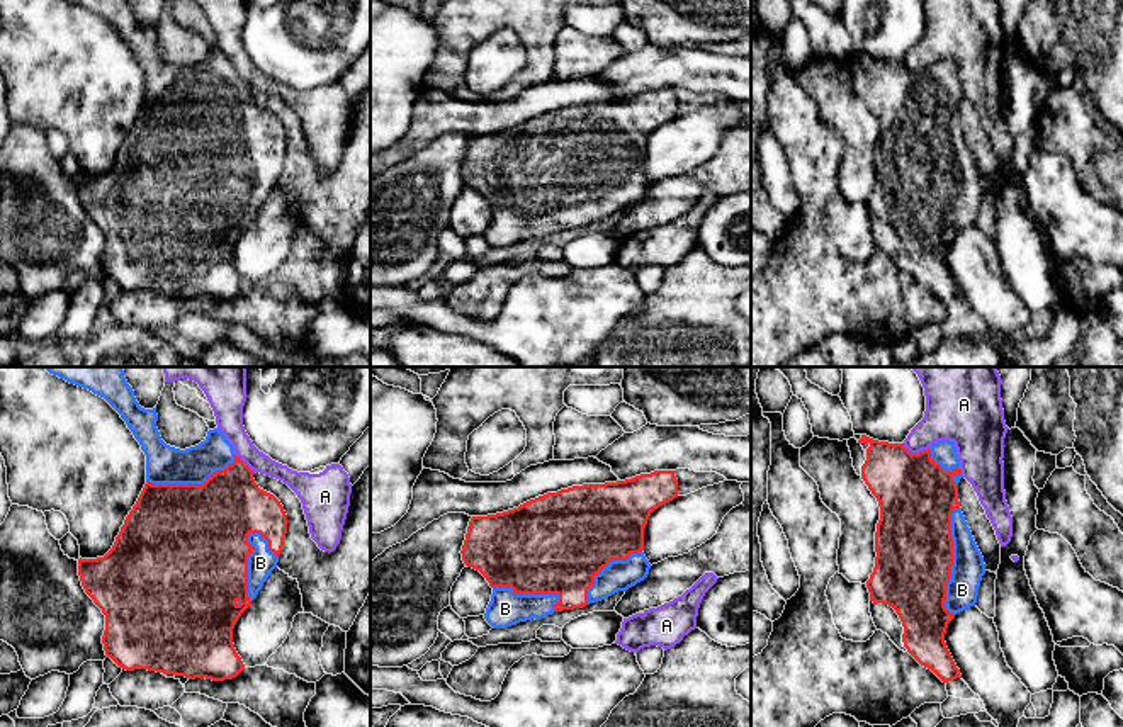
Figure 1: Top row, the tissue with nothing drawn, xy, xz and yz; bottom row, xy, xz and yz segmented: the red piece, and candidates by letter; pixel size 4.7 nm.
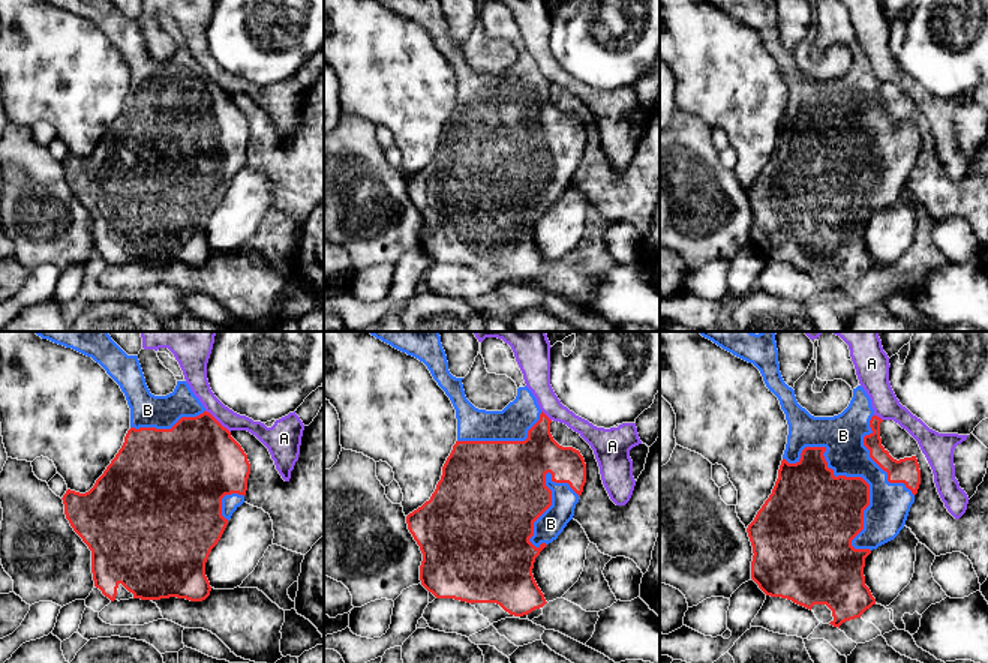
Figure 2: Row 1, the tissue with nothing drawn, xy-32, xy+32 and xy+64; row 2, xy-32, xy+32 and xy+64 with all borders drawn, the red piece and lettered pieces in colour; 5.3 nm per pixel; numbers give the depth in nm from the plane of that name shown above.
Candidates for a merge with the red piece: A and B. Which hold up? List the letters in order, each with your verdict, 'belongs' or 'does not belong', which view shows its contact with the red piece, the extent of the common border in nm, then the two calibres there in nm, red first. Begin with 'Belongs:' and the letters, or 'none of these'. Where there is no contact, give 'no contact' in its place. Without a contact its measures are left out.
Belongs: B
A: does not belong | yz | 130 nm | 360/240 nm
B: belongs | yz | 500 nm | 360/160 nm

